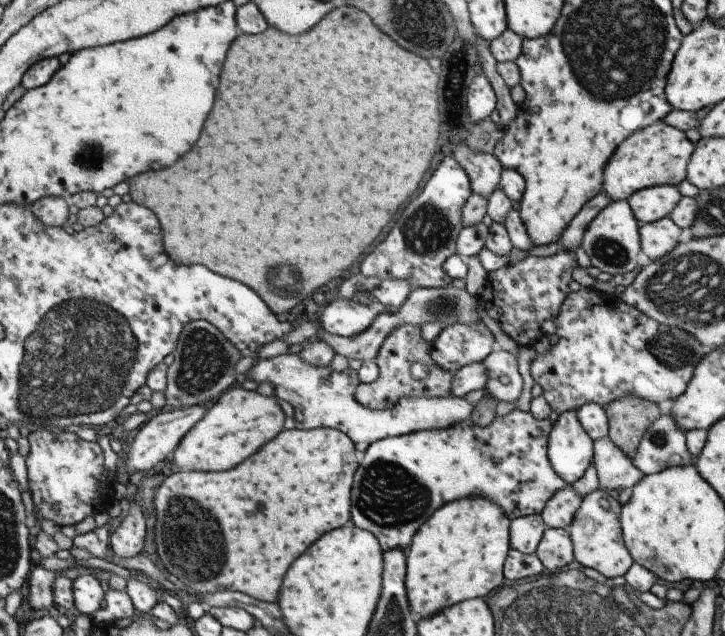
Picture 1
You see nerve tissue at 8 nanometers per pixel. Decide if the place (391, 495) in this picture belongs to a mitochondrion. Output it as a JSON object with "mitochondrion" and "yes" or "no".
{"mitochondrion":"yes"}

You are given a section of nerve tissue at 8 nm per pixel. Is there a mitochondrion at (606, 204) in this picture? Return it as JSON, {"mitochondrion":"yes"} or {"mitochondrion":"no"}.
{"mitochondrion":"no"}

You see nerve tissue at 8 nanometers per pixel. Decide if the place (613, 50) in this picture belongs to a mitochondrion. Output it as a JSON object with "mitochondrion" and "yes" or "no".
{"mitochondrion":"yes"}

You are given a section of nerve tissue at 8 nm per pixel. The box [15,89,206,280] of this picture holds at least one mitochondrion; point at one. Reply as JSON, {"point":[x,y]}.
{"point":[90,155]}

